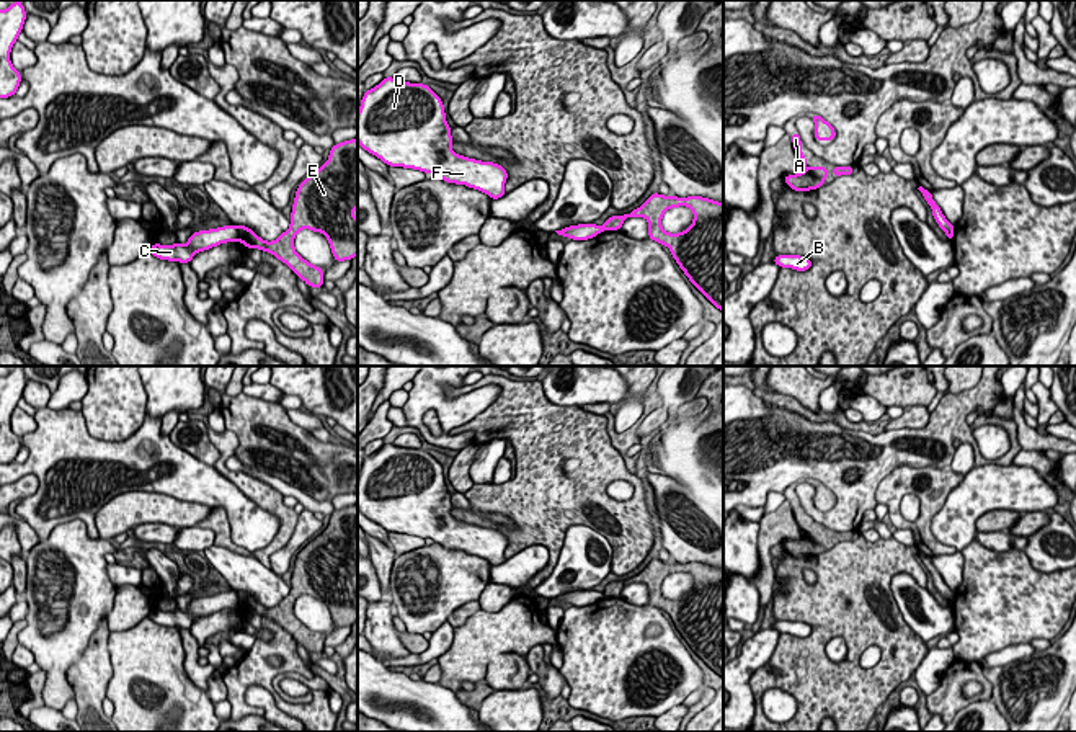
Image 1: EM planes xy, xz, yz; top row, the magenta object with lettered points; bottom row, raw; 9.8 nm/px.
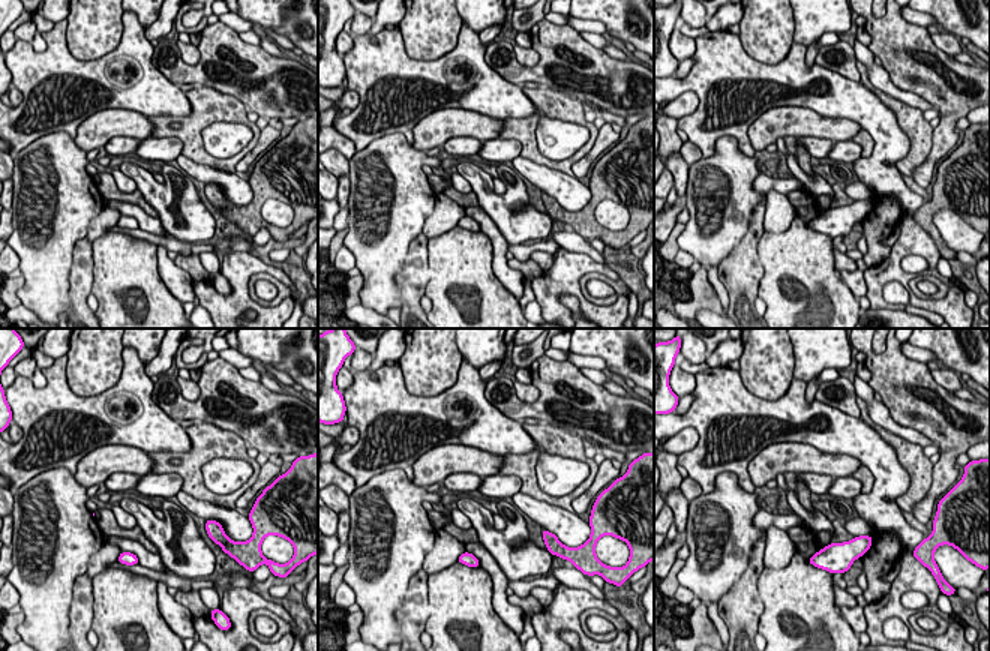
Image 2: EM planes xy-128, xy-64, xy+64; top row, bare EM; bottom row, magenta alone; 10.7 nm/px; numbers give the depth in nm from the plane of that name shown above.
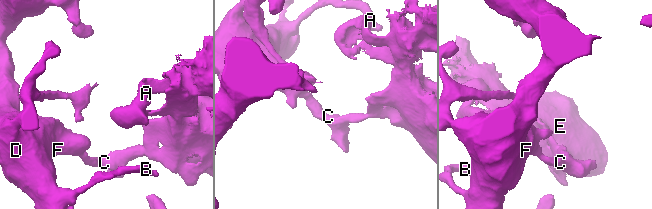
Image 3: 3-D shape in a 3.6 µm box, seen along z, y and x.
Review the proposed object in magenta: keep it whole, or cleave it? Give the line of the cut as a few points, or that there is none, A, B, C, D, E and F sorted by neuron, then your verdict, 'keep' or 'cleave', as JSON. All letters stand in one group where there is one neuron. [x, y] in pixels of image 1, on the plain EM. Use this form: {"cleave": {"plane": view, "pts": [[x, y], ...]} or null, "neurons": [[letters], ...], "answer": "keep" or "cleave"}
{"cleave": {"plane": "xy", "pts": [[235, 592], [239, 605]]}, "neurons": [["A", "E"], ["B", "C", "D", "F"]], "answer": "cleave"}

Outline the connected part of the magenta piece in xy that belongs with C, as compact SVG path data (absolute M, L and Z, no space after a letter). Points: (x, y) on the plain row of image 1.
M233 590L194 598L186 611L178 608L173 611L153 609L149 618L160 626L191 629L196 619L227 608L238 608L238 595Z

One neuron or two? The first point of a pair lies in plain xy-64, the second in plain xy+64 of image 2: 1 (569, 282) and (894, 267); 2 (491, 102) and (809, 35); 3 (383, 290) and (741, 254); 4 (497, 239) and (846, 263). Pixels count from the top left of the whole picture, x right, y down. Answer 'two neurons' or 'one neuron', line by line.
1: one neuron
2: two neurons
3: two neurons
4: one neuron

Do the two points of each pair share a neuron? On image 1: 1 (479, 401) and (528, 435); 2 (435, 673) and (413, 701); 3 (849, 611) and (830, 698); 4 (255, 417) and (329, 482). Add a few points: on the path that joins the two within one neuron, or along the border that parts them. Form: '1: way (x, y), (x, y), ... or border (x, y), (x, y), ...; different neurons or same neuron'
1: border (500, 388), (500, 392), (490, 404), (454, 427); different neurons
2: border (423, 678), (438, 683); different neurons
3: way (853, 633), (853, 659), (848, 677); same neuron
4: way (270, 438), (271, 443), (307, 463); same neuron

